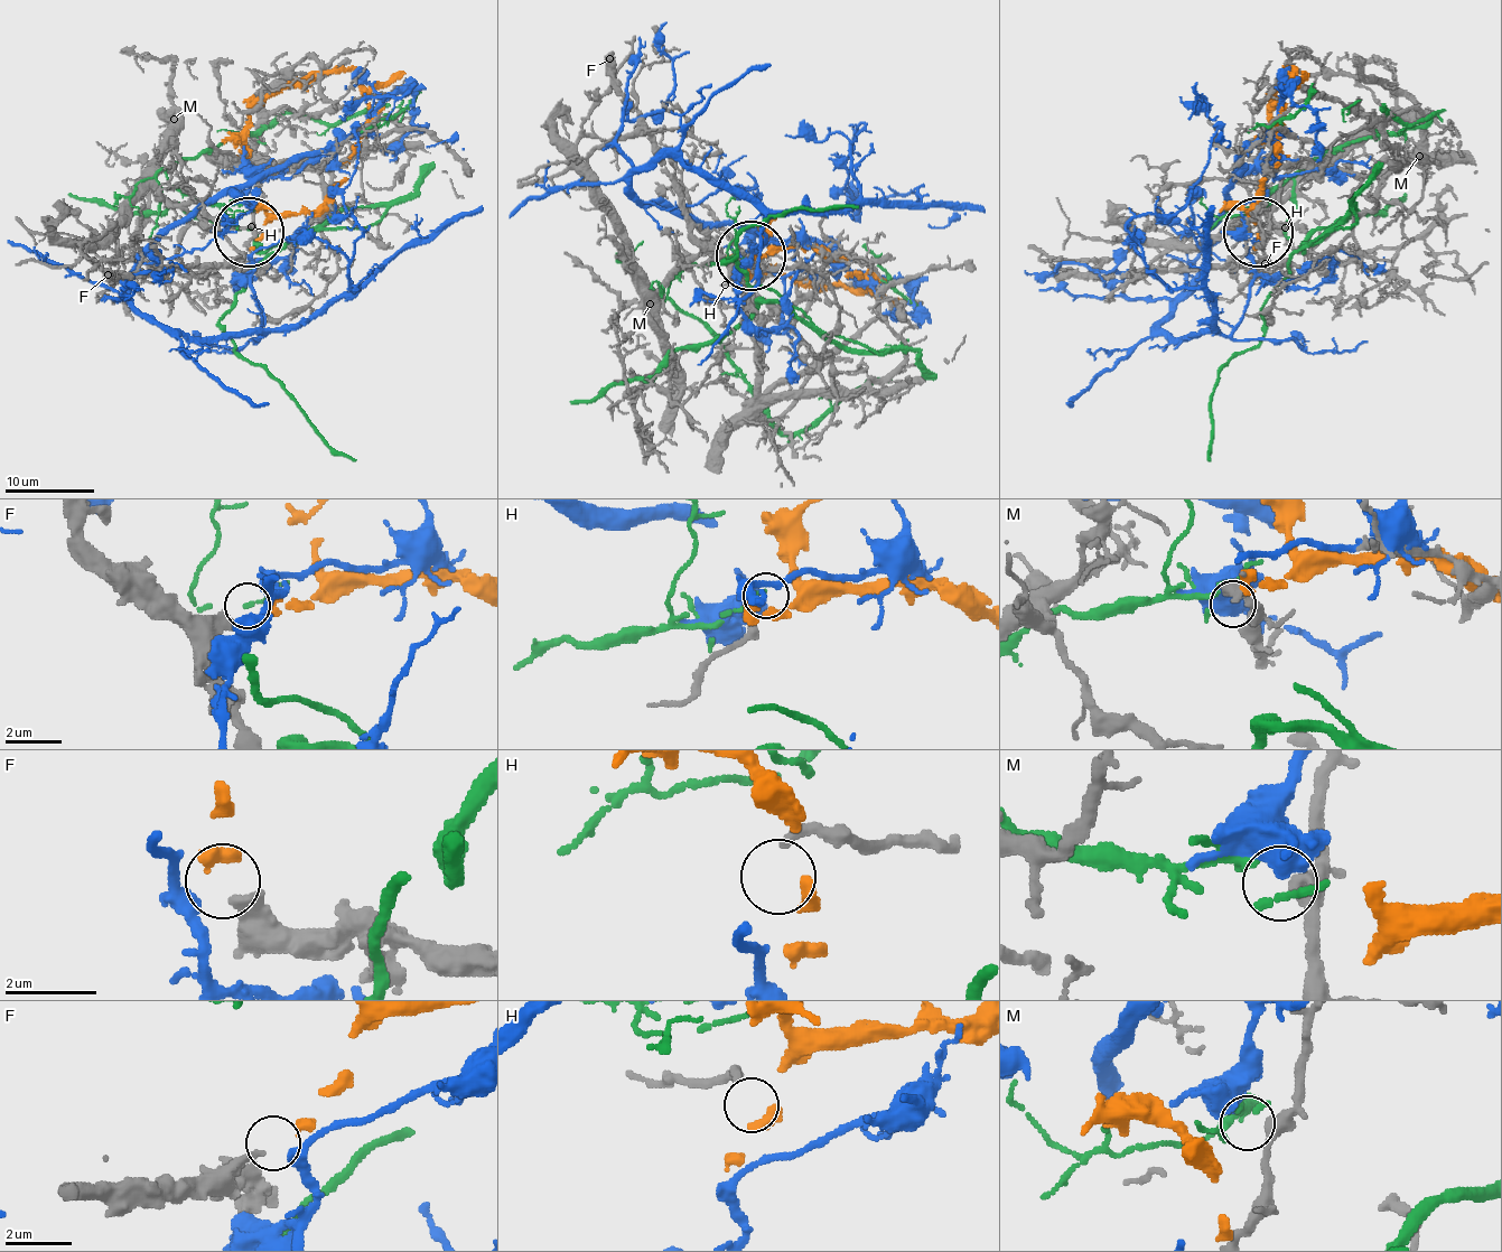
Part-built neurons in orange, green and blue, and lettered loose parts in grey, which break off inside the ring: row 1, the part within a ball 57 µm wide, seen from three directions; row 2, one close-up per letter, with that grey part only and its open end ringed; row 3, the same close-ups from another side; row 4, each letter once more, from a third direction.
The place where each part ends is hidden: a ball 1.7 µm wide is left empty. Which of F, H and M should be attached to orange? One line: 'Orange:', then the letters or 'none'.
Orange: F

